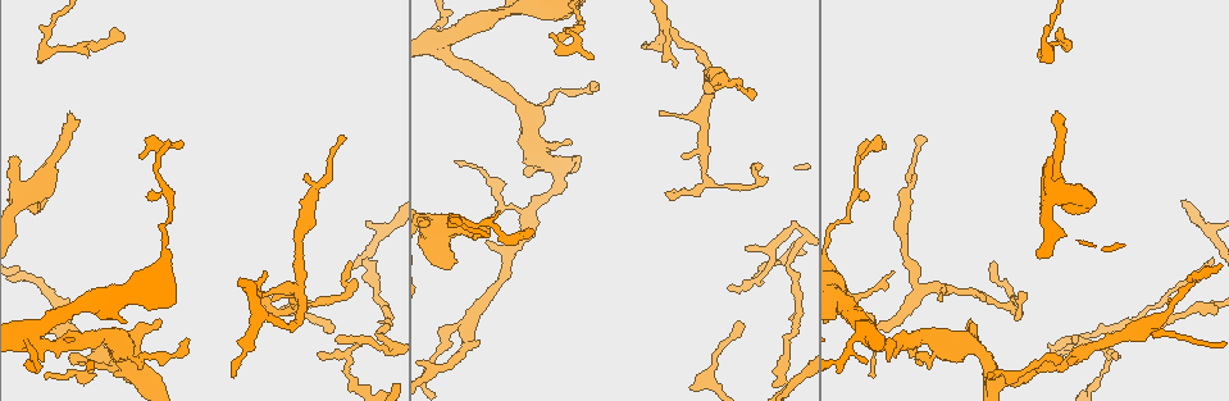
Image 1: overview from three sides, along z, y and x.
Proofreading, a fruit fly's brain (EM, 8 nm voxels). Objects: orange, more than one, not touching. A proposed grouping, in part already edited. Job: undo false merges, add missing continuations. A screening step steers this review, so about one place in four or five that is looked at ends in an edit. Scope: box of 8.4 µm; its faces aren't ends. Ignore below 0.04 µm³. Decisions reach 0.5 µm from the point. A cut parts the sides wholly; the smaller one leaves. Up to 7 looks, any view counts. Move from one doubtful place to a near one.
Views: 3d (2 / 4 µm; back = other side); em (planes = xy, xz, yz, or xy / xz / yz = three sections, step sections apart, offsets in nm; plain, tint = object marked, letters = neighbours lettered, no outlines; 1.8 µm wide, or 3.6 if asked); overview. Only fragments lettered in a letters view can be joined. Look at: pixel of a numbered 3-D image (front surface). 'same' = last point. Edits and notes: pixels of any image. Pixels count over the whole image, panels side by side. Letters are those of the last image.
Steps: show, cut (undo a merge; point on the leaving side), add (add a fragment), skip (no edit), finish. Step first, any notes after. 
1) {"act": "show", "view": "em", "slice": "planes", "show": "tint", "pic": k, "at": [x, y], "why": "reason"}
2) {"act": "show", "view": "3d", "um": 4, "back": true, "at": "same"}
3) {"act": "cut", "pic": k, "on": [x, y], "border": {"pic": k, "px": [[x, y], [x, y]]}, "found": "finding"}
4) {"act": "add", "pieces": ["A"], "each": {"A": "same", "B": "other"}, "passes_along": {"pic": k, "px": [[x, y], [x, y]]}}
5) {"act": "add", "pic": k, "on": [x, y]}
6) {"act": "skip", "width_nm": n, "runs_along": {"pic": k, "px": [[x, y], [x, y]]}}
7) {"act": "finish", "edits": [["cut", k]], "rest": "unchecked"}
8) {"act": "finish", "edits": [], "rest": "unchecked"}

{"act": "show", "view": "em", "slice": "xy", "step": 8, "show": "letters", "pic": 1, "at": [863, 159], "why": "tapers out"}

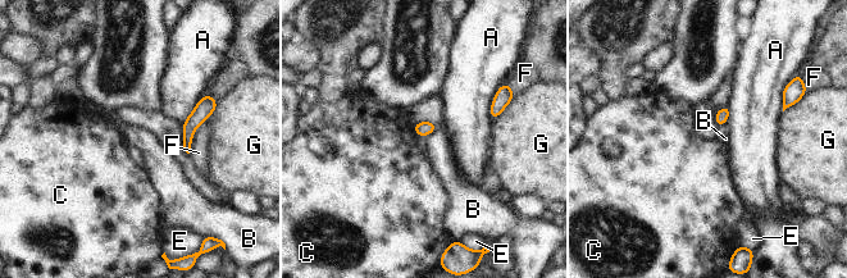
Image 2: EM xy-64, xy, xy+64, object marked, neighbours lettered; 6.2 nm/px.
{"act": "show", "view": "em", "slice": "planes", "show": "letters", "at": "same"}

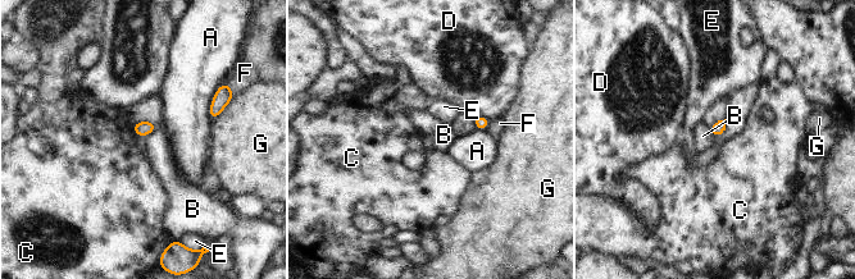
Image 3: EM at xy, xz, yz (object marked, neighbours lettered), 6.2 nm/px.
{"act": "skip", "each": {"A": "other", "B": "other", "C": "other", "D": "other", "E": "other", "F": "other", "G": "other"}, "found": "no lettered fragment goes on from it"}

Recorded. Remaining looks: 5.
{"act": "show", "view": "3d", "um": 2, "pic": 1, "at": [69, 116], "why": "an open end"}

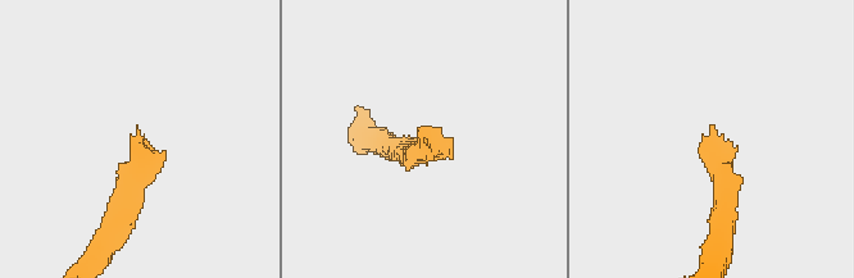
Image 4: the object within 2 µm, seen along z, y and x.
{"act": "show", "view": "em", "slice": "xz", "step": 8, "show": "plain", "pic": 4, "at": [424, 137]}

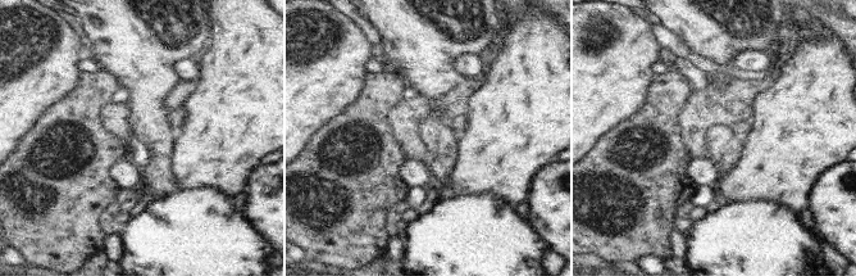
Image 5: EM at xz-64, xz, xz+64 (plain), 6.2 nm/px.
{"act": "show", "view": "em", "slice": "xz", "step": 8, "show": "letters", "at": "same"}

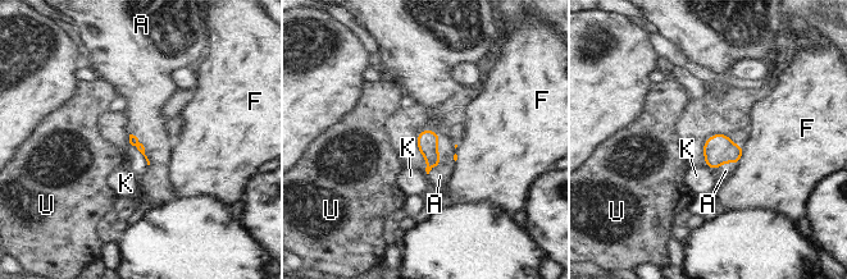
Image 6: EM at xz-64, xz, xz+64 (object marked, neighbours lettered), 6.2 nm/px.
{"act": "add", "pieces": ["A"], "longest_contact_nm": ["A", 280], "each": {"A": "same", "F": "other", "K": "other", "U": "other"}, "found": "the neuron continues"}

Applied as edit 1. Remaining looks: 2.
{"act": "show", "view": "overview"}

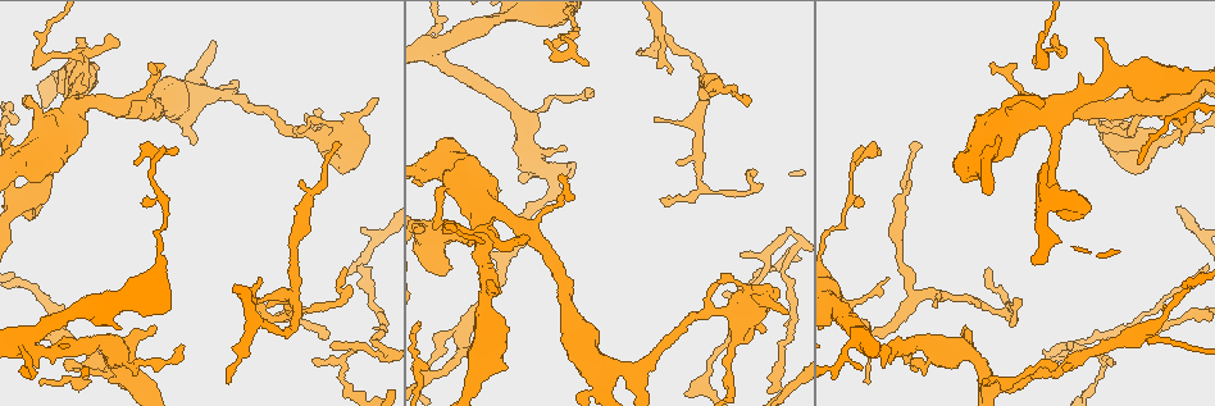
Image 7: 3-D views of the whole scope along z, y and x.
{"act": "show", "view": "em", "slice": "planes", "show": "letters", "pic": 7, "at": [707, 95], "why": "branch point"}

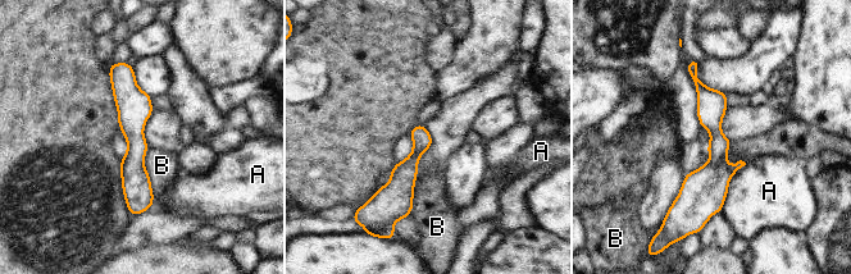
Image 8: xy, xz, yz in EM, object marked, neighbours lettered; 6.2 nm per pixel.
{"act": "skip", "each": {"A": "other", "B": "other"}, "border": {"pic": 8, "px": [[148, 147], [144, 167], [154, 199]]}, "found": "one neuron here"}

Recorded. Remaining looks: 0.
{"act": "finish", "edits": [["add", 6]], "rest": "unchecked"}

